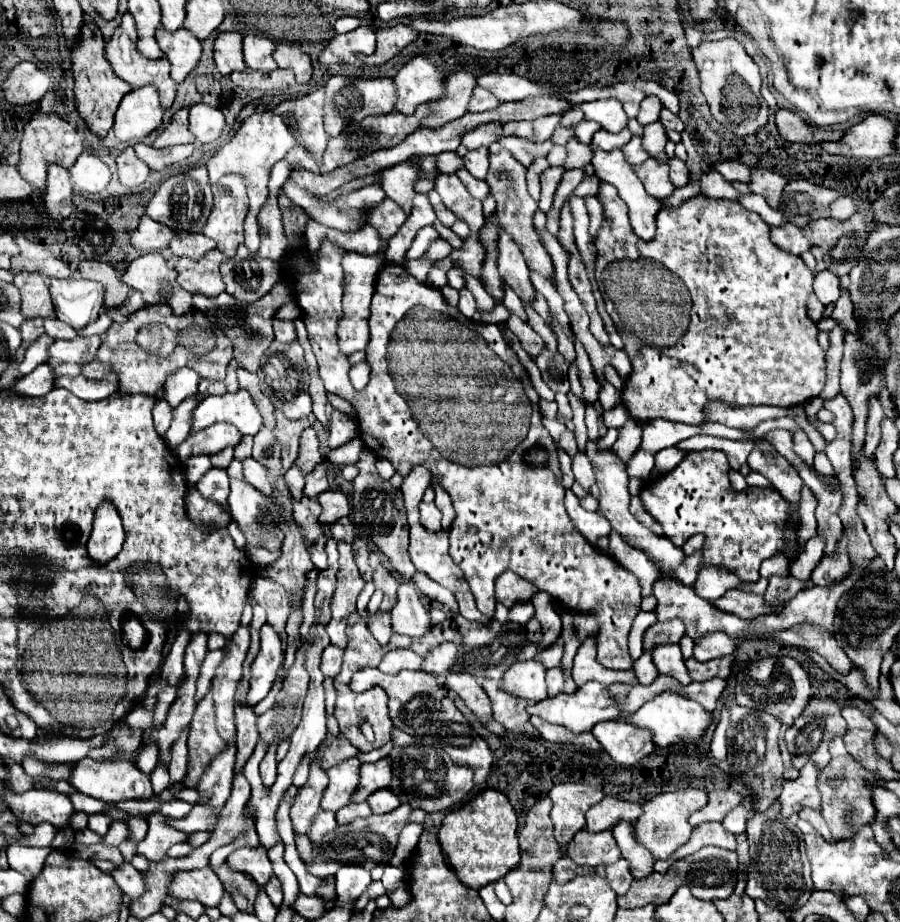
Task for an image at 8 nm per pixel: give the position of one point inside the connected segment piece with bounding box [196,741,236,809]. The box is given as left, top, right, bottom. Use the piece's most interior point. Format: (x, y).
(214, 787)

